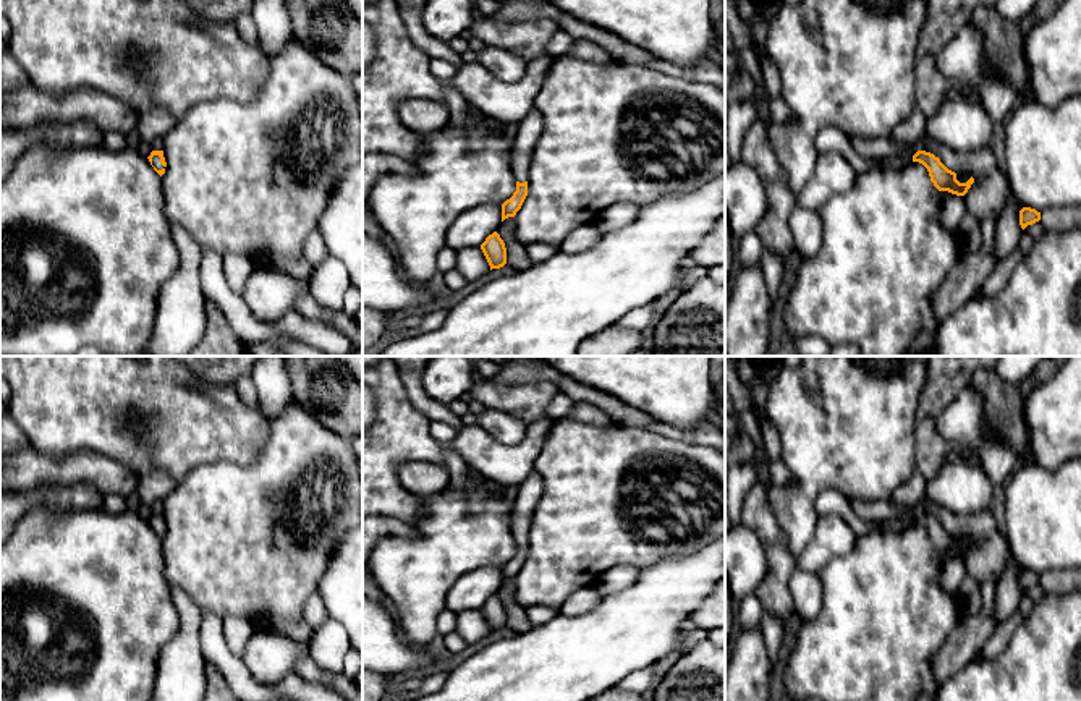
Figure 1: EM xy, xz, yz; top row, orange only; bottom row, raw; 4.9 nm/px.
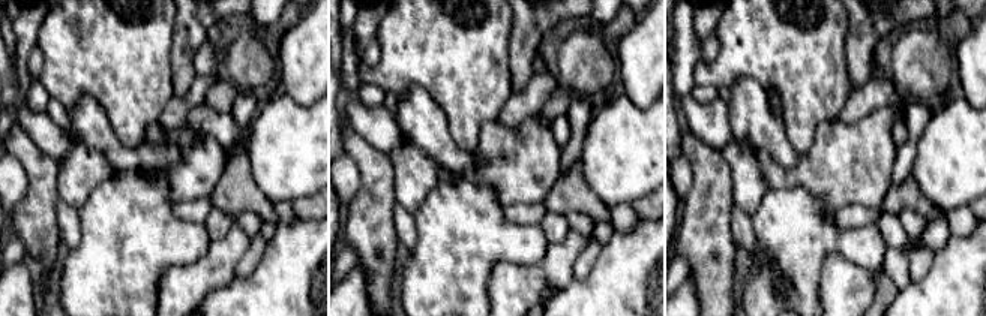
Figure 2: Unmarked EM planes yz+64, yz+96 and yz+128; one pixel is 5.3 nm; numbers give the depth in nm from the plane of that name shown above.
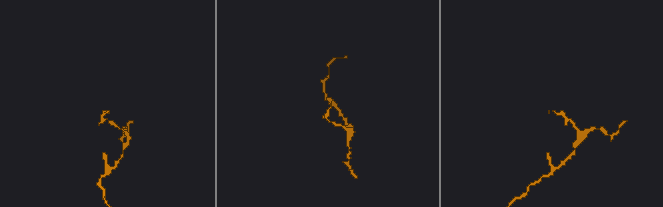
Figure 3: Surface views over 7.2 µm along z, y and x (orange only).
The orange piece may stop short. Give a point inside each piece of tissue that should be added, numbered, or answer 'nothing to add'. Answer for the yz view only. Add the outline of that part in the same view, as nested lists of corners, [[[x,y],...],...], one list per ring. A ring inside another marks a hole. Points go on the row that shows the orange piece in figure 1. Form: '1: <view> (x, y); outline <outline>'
1: yz (898, 161); outline [[[895,154],[895,155],[885,157],[882,160],[871,160],[871,167],[900,170],[900,168],[906,167],[911,162],[913,162],[913,155]]]

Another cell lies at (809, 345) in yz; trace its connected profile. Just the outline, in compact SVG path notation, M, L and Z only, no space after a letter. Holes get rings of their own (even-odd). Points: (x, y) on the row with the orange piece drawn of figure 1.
M816 335L791 337L798 356L829 356L830 345Z

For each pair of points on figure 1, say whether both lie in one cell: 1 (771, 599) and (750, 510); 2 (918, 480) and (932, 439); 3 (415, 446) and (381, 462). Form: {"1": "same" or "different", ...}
{"1": "same", "2": "different", "3": "same"}

